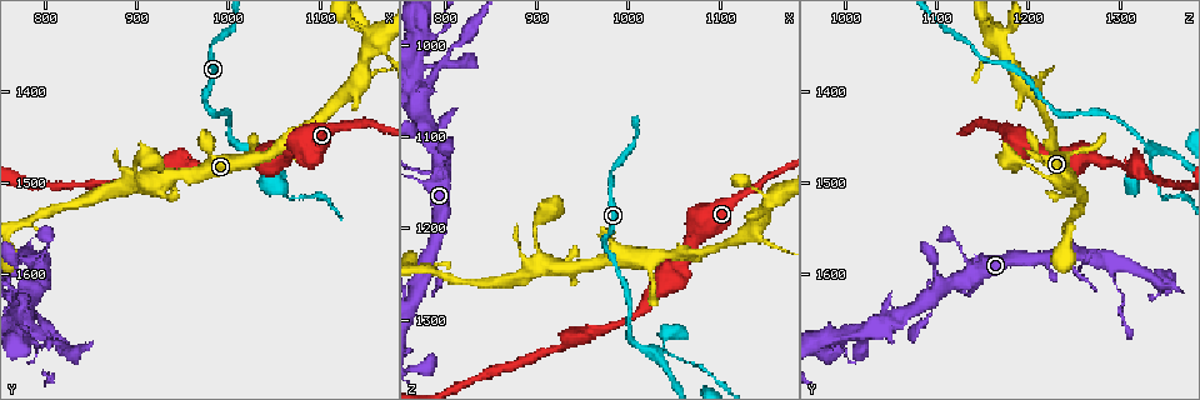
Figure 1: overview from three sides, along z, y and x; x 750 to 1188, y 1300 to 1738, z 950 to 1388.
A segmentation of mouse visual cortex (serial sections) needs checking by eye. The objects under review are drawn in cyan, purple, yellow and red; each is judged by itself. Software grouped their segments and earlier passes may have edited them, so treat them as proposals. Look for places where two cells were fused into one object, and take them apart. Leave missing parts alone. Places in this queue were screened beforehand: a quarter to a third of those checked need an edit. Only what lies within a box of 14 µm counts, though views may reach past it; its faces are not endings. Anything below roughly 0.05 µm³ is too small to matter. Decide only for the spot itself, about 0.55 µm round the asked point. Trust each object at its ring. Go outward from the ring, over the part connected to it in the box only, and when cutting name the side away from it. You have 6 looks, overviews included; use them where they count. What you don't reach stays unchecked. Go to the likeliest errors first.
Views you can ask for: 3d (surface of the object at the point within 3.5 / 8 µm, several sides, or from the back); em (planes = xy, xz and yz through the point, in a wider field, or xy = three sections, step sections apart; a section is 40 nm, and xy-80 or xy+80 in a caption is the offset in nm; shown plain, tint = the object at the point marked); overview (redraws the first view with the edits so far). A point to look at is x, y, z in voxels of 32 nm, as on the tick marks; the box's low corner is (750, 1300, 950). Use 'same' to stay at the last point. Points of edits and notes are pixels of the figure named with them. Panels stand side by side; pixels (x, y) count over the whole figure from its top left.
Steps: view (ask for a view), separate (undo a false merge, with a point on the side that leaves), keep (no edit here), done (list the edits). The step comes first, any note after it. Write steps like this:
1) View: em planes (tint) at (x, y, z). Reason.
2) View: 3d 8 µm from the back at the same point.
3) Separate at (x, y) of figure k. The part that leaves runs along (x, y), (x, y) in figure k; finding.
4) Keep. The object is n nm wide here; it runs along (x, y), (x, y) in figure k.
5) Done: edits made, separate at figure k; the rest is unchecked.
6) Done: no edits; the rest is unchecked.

View: 3d 3.5 µm from the back at (1040, 1490, 1325). Narrows sharply.

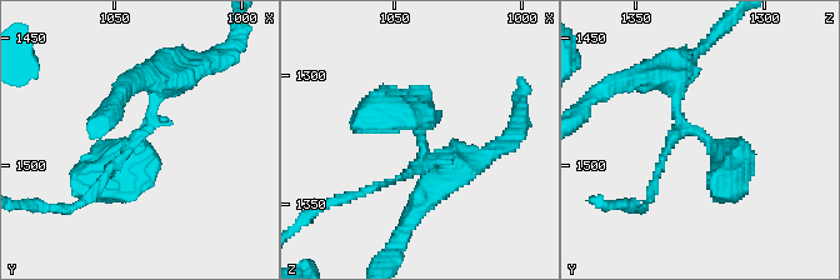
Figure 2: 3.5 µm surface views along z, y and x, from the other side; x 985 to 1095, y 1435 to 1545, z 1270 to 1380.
View: em xy step 3 (tint) at (1041, 1489, 1323). 3 arms meet here; the arms are 100, 200, 500 nm wide.

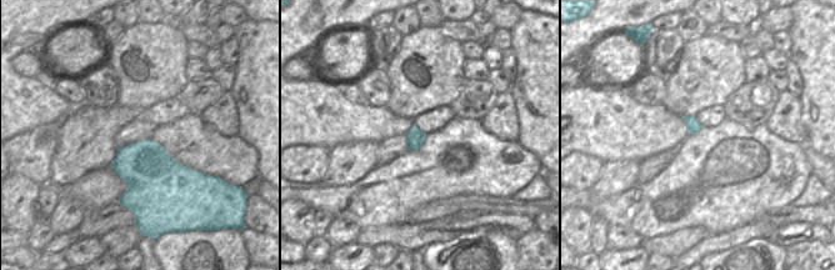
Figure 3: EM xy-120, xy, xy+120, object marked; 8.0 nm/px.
Separate at (660, 166) of figure 2. A second cell is stuck on.

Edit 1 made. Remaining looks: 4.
View: 3d 3.5 µm at (1130, 1405, 1205). A fork.

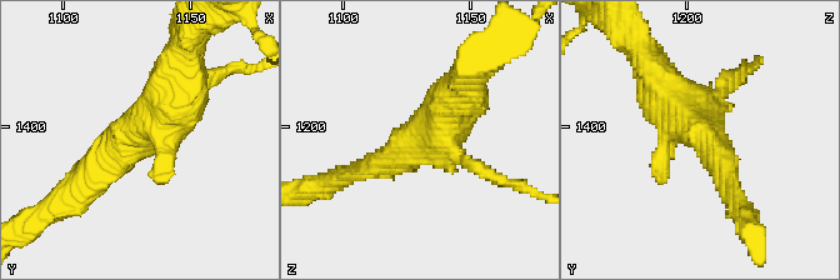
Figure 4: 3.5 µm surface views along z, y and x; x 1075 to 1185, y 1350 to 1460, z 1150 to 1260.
View: em xy step 3 (tint) at (1129, 1403, 1207). Need the tissue.

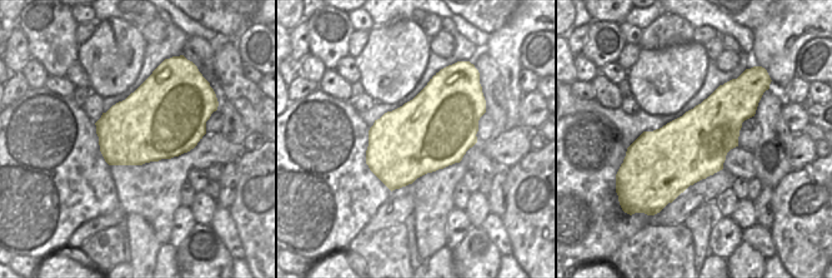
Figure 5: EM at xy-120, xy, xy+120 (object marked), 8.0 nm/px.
Keep. One cell here.

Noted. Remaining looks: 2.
View: 3d 3.5 µm at (1155, 1335, 1165). Thin neck.

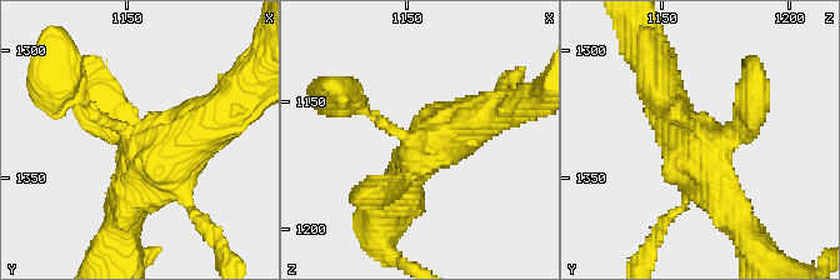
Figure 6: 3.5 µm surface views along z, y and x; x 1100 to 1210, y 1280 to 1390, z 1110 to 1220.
View: em xy step 2 (tint) at (1154, 1335, 1166).

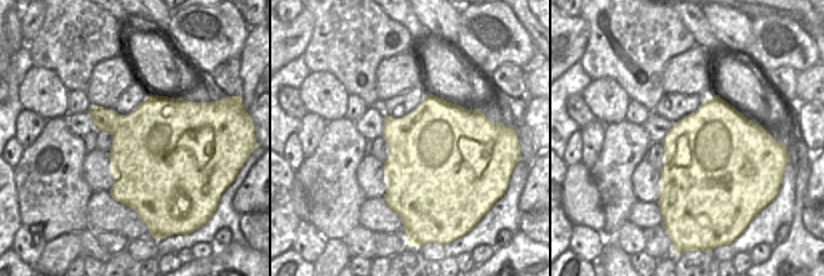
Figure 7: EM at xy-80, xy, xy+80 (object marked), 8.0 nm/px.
Keep. It runs along (746, 233), (698, 129), (675, 114) in figure 6; continuous, no second cell.

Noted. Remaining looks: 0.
Done: edits made, separate at figure 2; the rest is unchecked.

